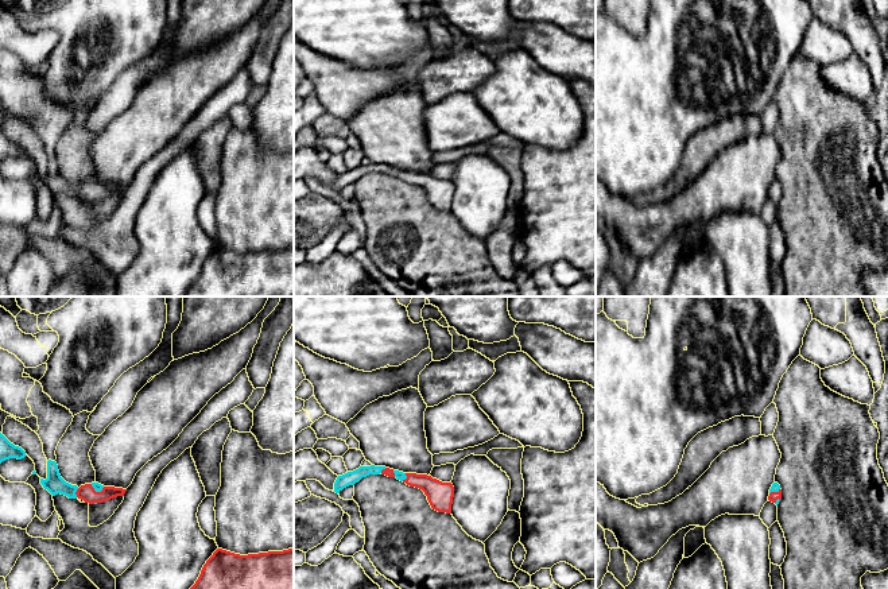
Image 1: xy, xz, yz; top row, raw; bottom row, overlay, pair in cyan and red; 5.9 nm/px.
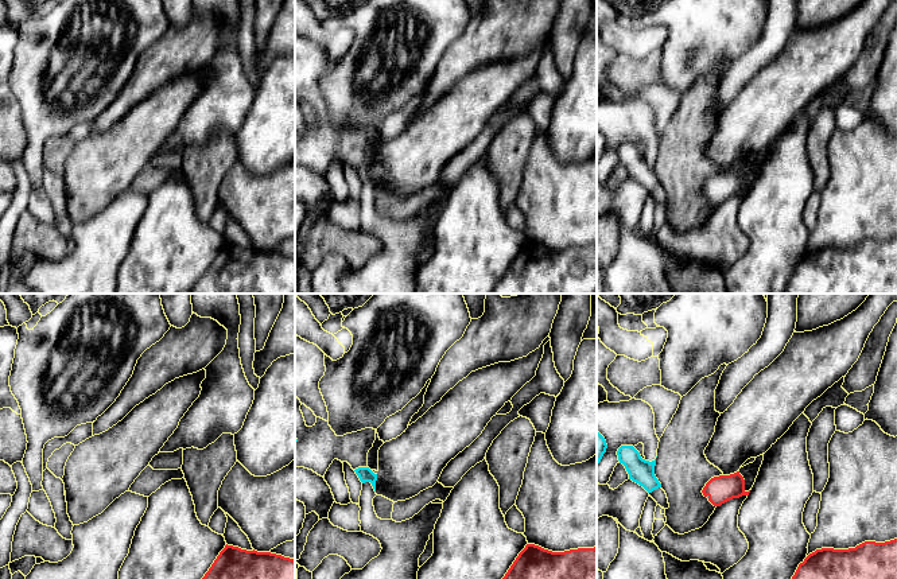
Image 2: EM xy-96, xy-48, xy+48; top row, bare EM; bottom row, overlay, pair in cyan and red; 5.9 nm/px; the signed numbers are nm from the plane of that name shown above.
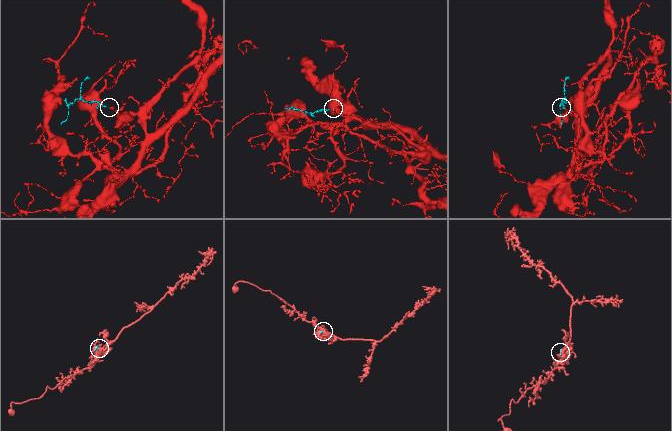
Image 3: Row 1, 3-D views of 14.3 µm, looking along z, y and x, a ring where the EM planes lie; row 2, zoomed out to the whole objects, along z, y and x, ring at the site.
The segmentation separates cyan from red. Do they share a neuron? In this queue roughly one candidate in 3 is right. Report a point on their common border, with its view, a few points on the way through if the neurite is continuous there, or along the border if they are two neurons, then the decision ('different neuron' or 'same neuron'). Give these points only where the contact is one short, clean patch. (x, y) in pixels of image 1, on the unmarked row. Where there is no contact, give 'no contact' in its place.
contact xy (76, 189); way xy (54, 181), (76, 189), (86, 190); same neuron

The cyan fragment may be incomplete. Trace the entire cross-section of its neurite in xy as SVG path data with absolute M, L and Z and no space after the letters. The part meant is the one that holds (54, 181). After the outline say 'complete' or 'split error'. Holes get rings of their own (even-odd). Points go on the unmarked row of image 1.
M51 158L47 159L47 177L40 177L40 182L53 194L61 191L69 197L78 195L89 202L97 202L117 194L124 194L127 189L123 186L104 185L98 181L85 182L80 186L77 183L71 183L61 175L57 160Z; split error

